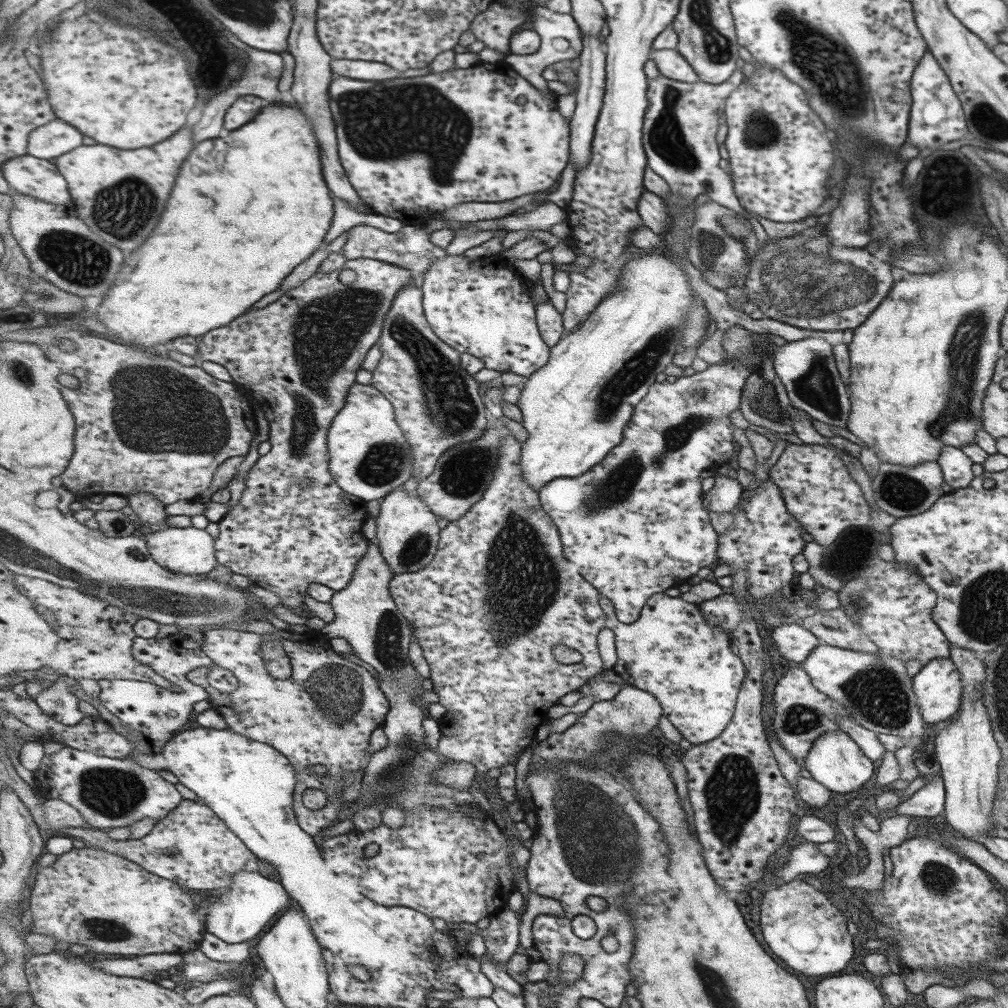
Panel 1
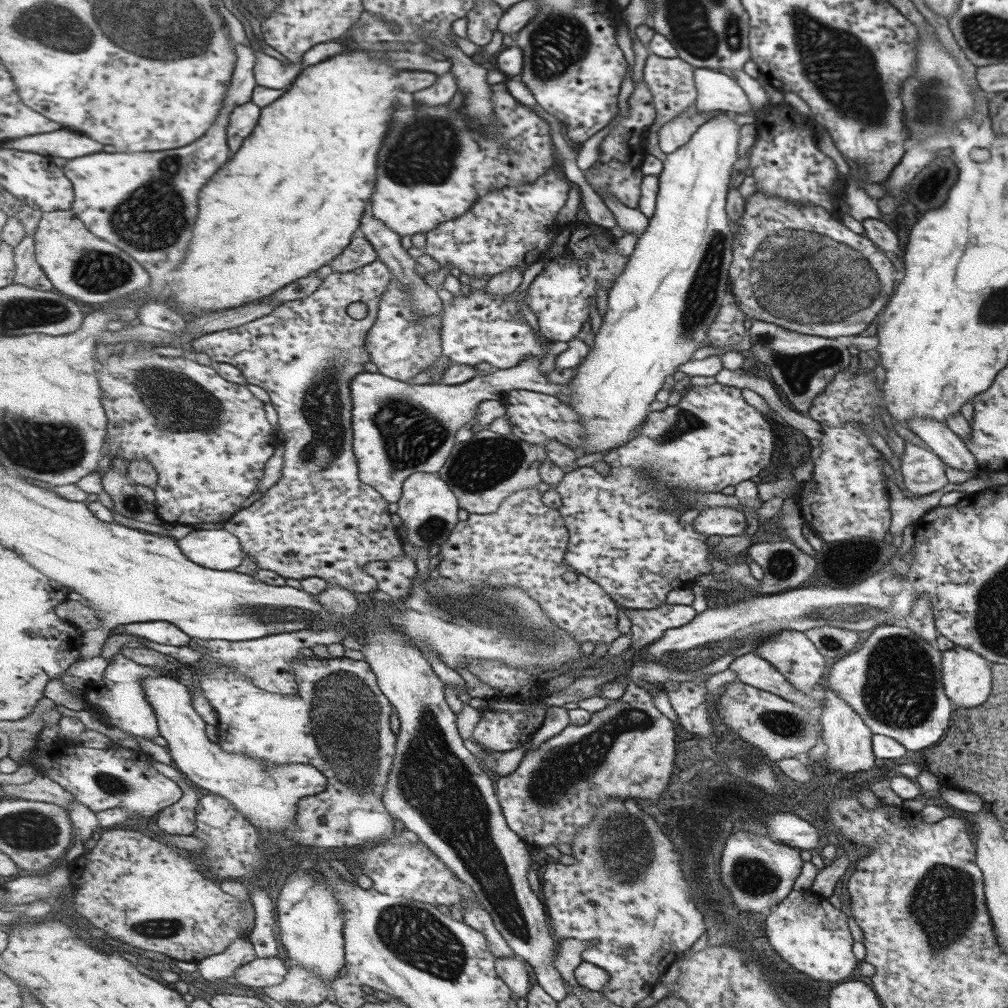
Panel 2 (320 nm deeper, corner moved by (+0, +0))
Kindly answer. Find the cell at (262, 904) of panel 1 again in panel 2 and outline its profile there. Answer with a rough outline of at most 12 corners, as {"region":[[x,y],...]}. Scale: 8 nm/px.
{"region":[[249,936],[201,960],[197,976],[211,982],[235,976],[256,958]]}

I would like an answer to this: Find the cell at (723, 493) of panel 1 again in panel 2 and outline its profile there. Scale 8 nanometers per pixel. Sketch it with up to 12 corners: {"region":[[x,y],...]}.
{"region":[[730,506],[705,508],[694,531],[710,536],[743,534],[743,512]]}

